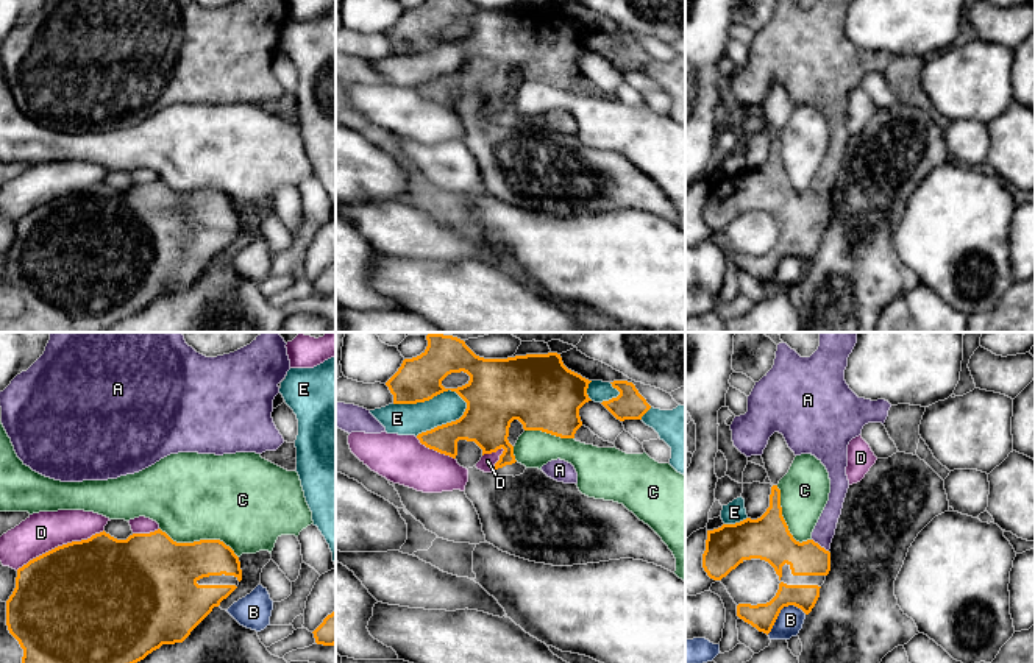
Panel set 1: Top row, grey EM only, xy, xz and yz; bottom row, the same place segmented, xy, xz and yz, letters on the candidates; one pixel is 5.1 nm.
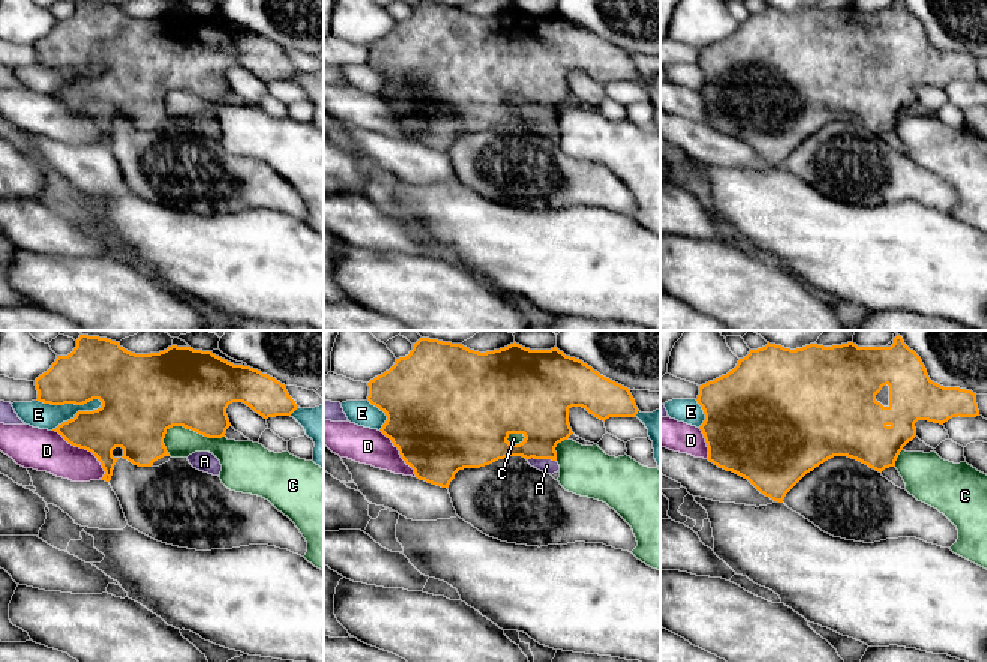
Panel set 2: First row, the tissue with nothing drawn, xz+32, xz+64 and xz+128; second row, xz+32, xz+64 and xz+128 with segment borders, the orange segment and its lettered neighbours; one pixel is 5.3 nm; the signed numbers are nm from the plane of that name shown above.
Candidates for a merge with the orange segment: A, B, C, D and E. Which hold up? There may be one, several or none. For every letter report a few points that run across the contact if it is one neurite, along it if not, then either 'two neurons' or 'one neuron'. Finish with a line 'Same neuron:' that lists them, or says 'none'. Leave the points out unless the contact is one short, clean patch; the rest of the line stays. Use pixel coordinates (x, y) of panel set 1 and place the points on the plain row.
A: yz (770, 191), (786, 200), (818, 195), (825, 180) | one neuron
B: two neurons
C: two neurons
D: two neurons
E: two neurons
Same neuron: A

